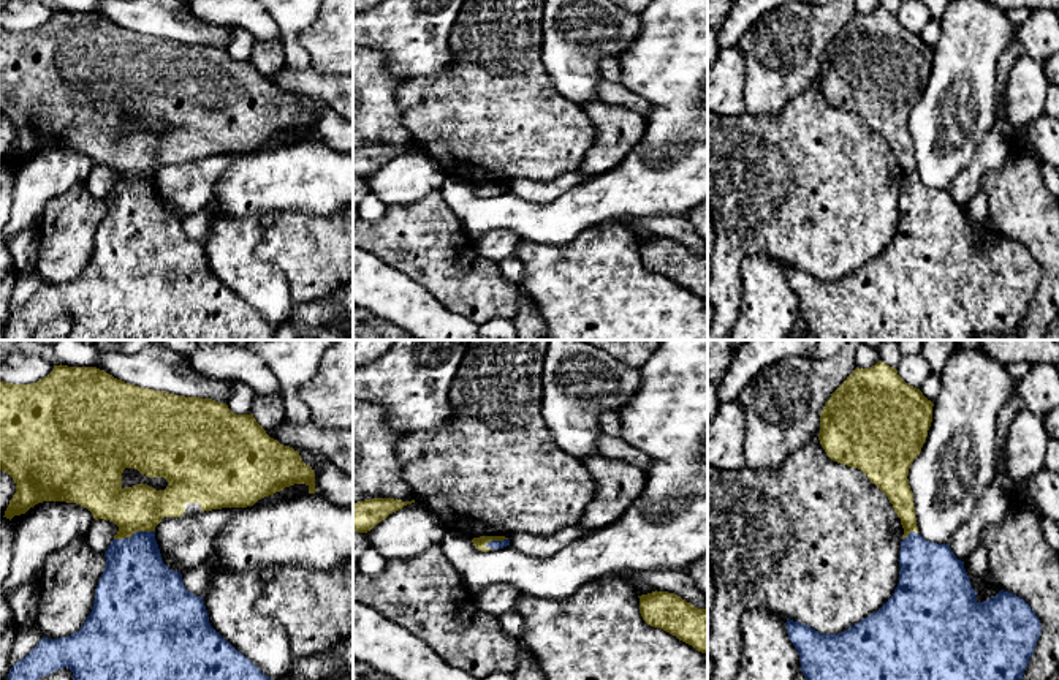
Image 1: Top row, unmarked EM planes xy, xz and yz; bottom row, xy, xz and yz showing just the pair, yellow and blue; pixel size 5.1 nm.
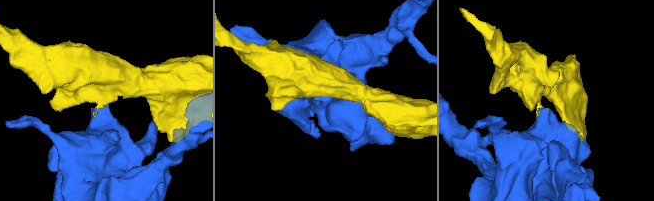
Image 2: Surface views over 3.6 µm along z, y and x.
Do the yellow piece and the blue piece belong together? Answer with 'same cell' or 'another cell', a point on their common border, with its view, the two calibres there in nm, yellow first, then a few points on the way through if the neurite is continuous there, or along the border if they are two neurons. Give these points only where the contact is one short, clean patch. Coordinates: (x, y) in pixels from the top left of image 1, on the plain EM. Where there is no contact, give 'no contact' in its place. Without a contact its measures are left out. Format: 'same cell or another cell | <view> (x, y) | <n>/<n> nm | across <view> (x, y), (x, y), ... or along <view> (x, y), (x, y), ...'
another cell | xy (133, 177) | 240/340 nm

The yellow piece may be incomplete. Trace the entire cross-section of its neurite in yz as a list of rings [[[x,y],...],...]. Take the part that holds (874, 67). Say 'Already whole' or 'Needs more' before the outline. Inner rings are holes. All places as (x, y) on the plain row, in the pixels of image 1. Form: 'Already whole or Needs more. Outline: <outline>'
Already whole. Outline: [[[879,6],[869,14],[855,14],[831,40],[820,60],[818,85],[826,101],[861,115],[890,145],[904,174],[902,185],[917,172],[909,114],[926,89],[934,49],[907,30],[898,16]]]

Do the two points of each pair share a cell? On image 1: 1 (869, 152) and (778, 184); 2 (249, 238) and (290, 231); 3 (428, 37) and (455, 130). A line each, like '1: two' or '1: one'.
1: one
2: two
3: two

